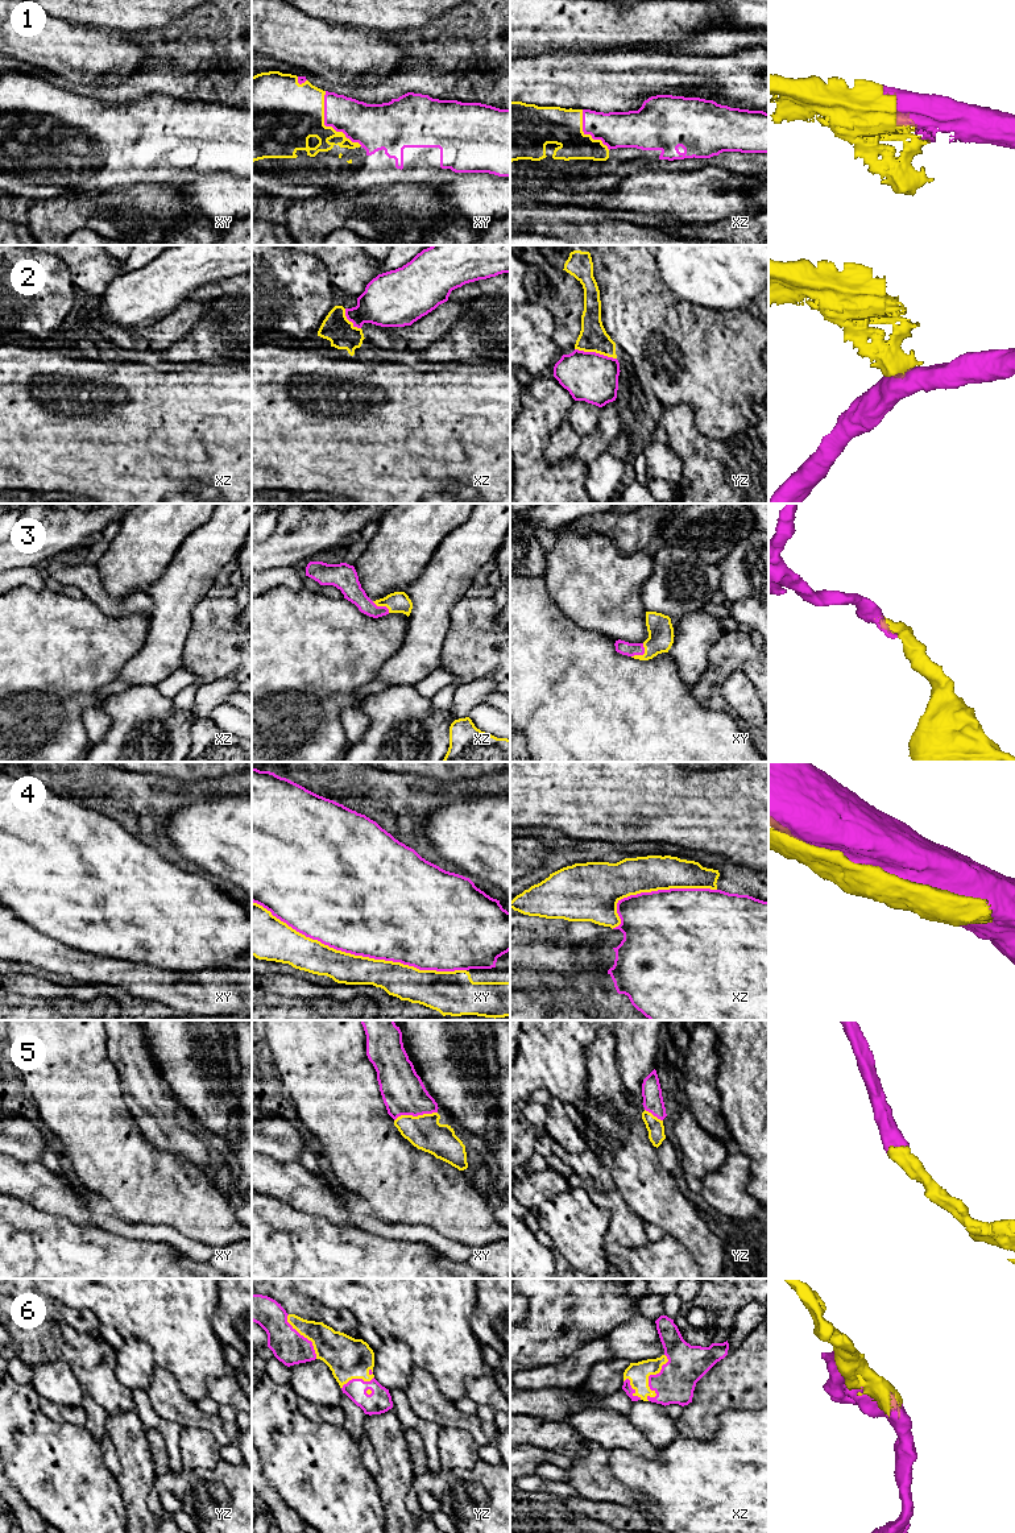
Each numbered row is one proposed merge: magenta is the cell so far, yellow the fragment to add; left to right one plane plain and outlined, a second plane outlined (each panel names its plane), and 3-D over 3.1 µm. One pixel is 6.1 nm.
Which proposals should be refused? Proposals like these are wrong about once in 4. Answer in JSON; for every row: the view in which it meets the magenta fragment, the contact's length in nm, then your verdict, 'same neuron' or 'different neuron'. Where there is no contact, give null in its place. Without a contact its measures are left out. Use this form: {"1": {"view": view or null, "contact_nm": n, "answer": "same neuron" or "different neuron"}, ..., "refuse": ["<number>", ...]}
{"1": {"view": "xy", "contact_nm": 400, "answer": "same neuron"}, "2": {"view": "yz", "contact_nm": 260, "answer": "different neuron"}, "3": {"view": "xy", "contact_nm": 120, "answer": "same neuron"}, "4": {"view": "xy", "contact_nm": 1350, "answer": "different neuron"}, "5": {"view": "xy", "contact_nm": 280, "answer": "same neuron"}, "6": {"view": "xz", "contact_nm": 300, "answer": "same neuron"}, "refuse": ["2", "4"]}

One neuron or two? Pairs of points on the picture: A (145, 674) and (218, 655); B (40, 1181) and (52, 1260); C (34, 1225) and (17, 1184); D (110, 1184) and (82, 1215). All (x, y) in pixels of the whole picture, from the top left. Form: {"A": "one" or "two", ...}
{"A": "two", "B": "two", "C": "two", "D": "two"}

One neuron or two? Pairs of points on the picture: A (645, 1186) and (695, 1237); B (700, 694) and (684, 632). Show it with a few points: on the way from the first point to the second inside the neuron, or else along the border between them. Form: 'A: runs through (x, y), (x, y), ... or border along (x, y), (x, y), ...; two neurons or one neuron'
A: runs through (657, 1198), (683, 1225); one neuron
B: border along (708, 651), (708, 666), (691, 687); two neurons

